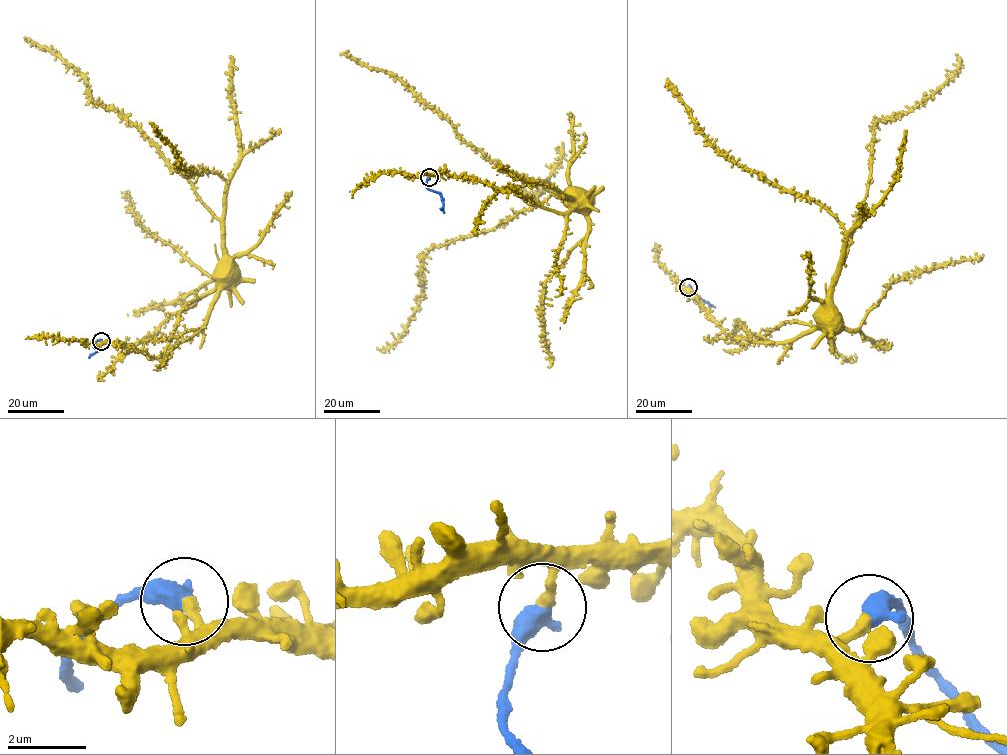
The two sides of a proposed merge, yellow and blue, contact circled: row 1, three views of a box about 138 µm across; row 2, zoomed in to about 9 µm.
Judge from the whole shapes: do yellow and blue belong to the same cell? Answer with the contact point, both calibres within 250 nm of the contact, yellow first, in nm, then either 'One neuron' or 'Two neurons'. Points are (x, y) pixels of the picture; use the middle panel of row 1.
Place: (429, 177). Thickness 280 nm (yellow) against 550 nm. Two neurons

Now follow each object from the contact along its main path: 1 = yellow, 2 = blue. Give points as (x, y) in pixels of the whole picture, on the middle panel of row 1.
1: (429, 177), (445, 172), (469, 177), (515, 191), (560, 212), (572, 207), (566, 202), (568, 199)
2: (429, 178), (427, 187), (440, 194), (443, 213)

